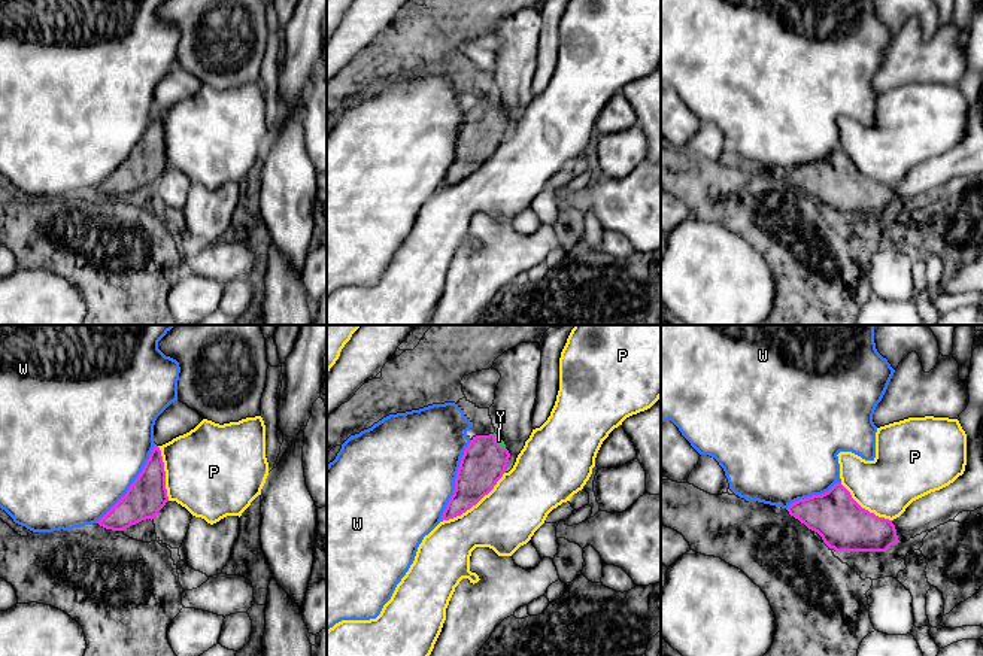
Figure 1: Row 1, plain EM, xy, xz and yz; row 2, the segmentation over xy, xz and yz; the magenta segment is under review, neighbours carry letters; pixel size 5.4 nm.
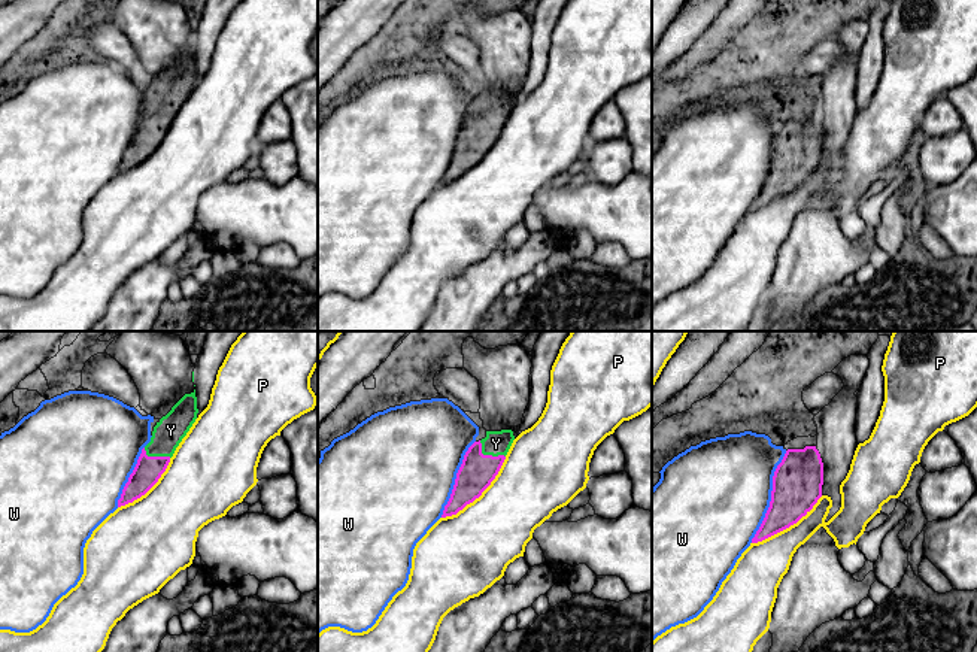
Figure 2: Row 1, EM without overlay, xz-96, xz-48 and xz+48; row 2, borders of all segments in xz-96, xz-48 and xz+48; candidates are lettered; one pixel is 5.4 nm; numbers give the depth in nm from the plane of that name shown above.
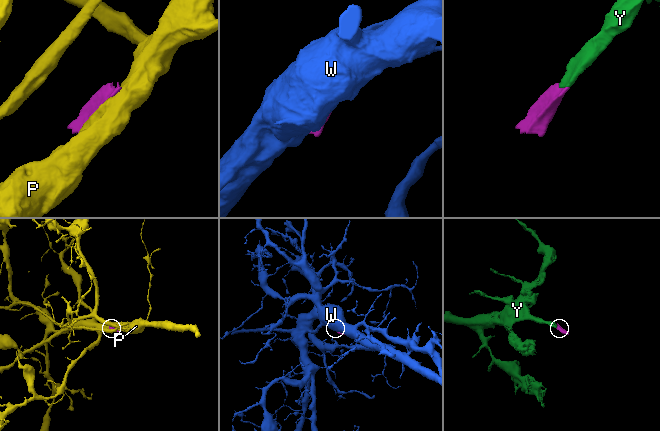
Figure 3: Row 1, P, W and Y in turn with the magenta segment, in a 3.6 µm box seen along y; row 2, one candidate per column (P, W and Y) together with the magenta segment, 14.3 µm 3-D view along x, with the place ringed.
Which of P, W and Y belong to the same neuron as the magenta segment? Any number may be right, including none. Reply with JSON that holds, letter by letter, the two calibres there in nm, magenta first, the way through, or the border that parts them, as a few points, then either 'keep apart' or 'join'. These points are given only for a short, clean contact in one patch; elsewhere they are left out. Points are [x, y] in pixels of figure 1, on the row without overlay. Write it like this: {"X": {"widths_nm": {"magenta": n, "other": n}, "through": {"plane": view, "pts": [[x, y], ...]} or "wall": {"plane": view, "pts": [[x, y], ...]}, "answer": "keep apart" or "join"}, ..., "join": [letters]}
{"P": {"widths_nm": {"magenta": 240, "other": 340}, "answer": "keep apart"}, "W": {"widths_nm": {"magenta": 240, "other": 500}, "answer": "keep apart"}, "Y": {"widths_nm": {"magenta": 240, "other": 40}, "through": {"plane": "xz", "pts": [[484, 128], [495, 108], [498, 106]]}, "answer": "join"}, "join": ["Y"]}

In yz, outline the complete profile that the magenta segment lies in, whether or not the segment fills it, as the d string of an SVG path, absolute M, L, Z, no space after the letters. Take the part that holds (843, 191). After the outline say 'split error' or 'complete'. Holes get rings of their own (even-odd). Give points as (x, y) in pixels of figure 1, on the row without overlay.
M841 149L786 176L835 218L886 218L899 209L892 186L862 174Z; complete

